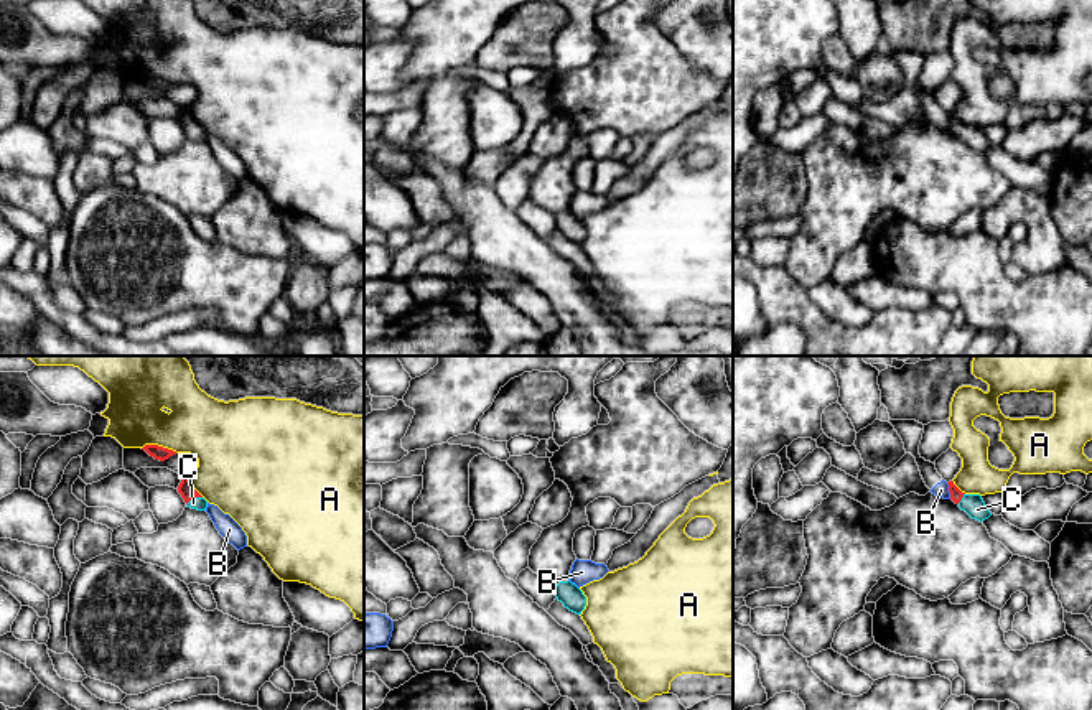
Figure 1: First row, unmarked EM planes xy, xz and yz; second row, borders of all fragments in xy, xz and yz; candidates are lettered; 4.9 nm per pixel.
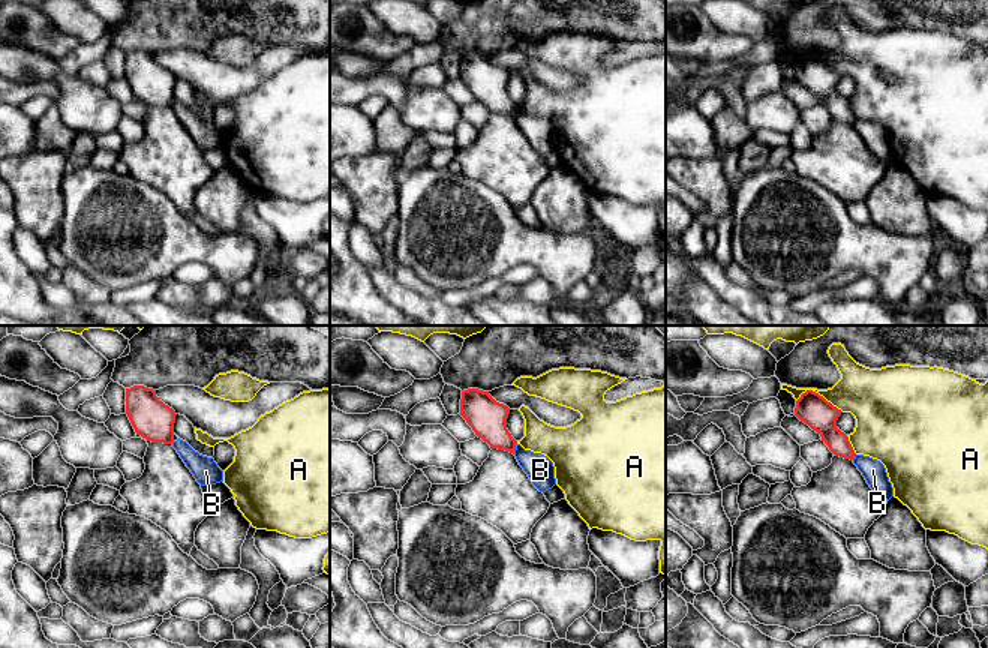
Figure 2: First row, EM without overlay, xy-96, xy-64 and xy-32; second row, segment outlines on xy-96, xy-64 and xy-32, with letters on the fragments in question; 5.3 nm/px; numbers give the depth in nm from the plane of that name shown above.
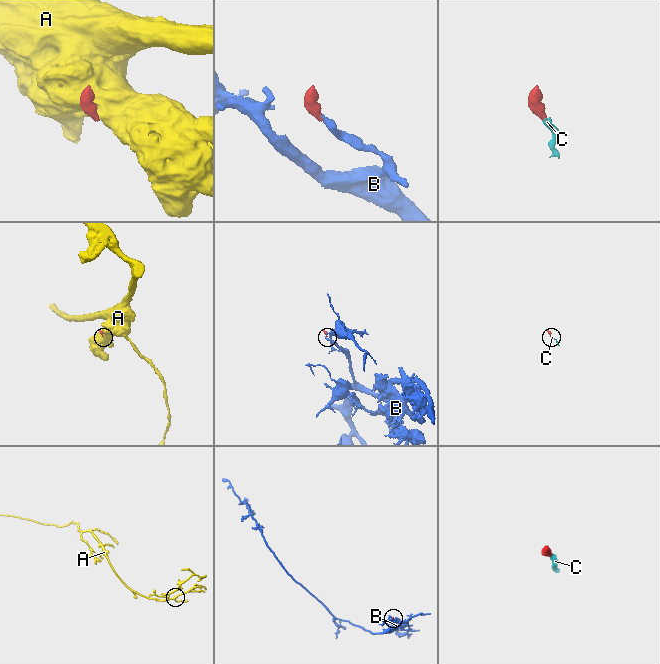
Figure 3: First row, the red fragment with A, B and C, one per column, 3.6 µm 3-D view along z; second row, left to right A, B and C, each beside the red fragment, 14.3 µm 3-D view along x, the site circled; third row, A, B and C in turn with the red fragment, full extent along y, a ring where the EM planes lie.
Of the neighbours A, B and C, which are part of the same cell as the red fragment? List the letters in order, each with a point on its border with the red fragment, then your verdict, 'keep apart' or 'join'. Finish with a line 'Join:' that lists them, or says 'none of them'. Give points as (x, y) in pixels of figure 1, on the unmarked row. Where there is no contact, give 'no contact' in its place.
A: contact xy (160, 78); keep apart
B: contact yz (949, 122); keep apart
C: contact xy (193, 129); join
Join: C

